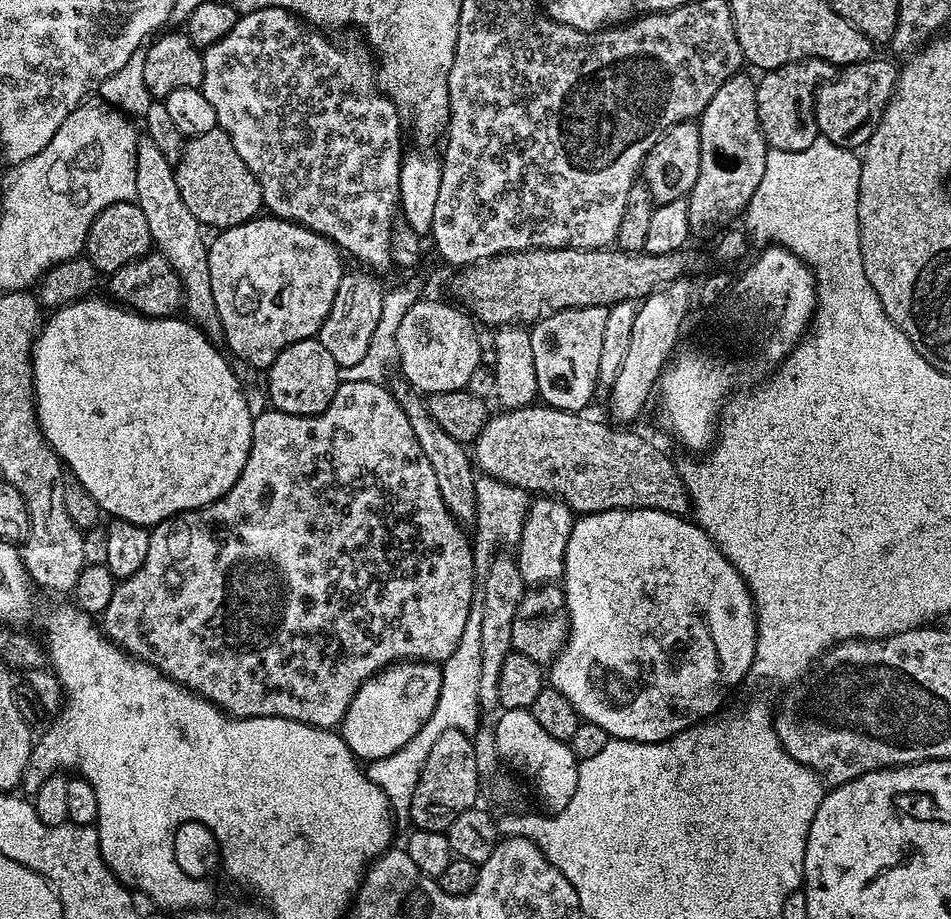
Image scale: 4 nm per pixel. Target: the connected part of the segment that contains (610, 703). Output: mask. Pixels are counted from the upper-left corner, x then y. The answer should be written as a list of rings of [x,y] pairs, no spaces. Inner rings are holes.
[[[649,508],[581,515],[572,525],[570,542],[566,546],[562,587],[568,607],[568,640],[550,665],[550,684],[566,694],[570,702],[574,702],[581,718],[589,724],[602,726],[609,737],[643,744],[669,740],[692,725],[715,717],[724,699],[743,682],[744,675],[747,677],[751,673],[756,649],[756,605],[752,594],[735,566],[720,552],[718,545],[691,519]]]

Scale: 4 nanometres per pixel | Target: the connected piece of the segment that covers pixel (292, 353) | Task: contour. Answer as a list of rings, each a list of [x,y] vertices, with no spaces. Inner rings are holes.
[[[312,337],[287,347],[267,369],[268,396],[275,411],[295,416],[324,412],[340,385],[340,369],[318,338]]]

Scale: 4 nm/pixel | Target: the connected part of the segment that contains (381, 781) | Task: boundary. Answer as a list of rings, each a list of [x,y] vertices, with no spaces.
[[[473,603],[470,618],[466,618],[466,626],[462,629],[462,639],[454,646],[454,654],[444,660],[441,665],[442,686],[439,687],[439,698],[430,718],[422,726],[422,730],[410,741],[406,742],[392,755],[384,759],[371,761],[366,768],[368,777],[383,793],[386,794],[389,807],[397,823],[409,821],[410,801],[417,786],[418,774],[426,764],[427,755],[434,746],[435,739],[446,730],[462,730],[469,734],[481,727],[482,709],[478,698],[478,681],[482,679],[482,606]]]

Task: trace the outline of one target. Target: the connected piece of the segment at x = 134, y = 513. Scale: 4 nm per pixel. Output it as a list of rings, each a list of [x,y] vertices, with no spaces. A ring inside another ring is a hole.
[[[85,298],[75,300],[73,304],[57,307],[47,317],[41,327],[36,345],[32,347],[32,387],[36,394],[36,419],[44,431],[44,439],[60,456],[67,471],[74,475],[75,483],[81,484],[94,498],[101,513],[109,517],[155,526],[169,520],[180,512],[188,512],[191,508],[205,508],[213,504],[220,496],[225,496],[234,486],[238,474],[242,474],[242,466],[246,466],[246,458],[250,454],[252,441],[253,409],[248,409],[248,400],[239,378],[229,364],[229,357],[219,352],[217,345],[209,340],[195,324],[184,318],[165,318],[163,316],[141,316],[127,307],[121,306],[111,299],[96,300]]]

